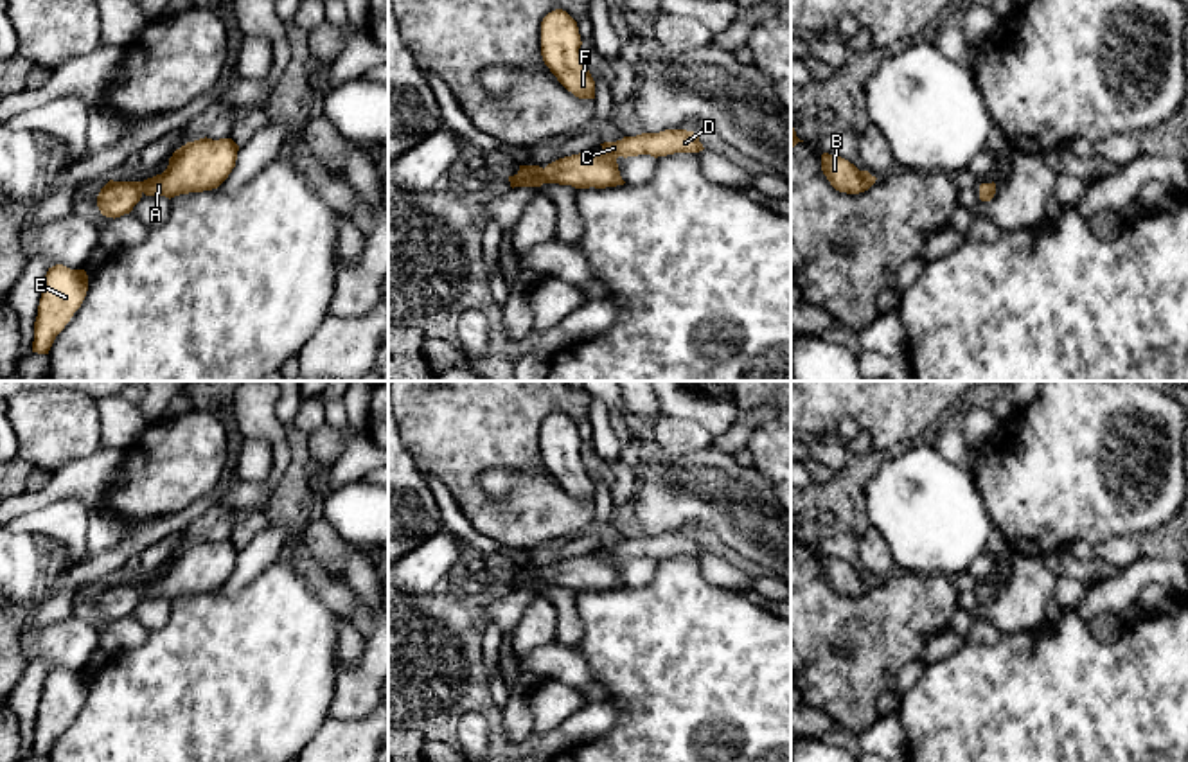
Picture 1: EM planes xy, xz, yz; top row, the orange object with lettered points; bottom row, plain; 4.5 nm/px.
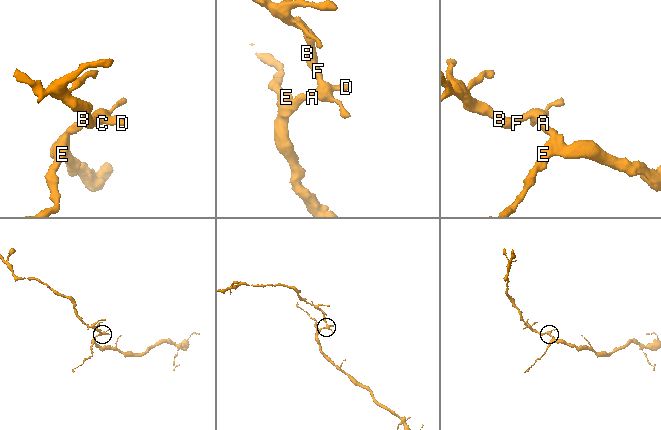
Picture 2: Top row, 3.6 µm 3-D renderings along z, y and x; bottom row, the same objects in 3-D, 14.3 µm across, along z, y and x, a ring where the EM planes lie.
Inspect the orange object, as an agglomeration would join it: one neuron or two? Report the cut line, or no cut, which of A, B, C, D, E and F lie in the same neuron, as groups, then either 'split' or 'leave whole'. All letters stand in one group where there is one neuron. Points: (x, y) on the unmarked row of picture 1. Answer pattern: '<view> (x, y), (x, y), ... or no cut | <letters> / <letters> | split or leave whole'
no cut | A B C D E F | leave whole

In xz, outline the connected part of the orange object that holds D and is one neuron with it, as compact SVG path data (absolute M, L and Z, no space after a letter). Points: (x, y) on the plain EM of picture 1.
M687 532L642 536L600 548L600 555L586 554L564 559L548 566L545 572L539 568L519 568L519 573L509 579L510 589L541 589L543 586L572 588L575 591L616 589L625 586L618 573L618 559L651 557L658 561L674 555L699 555L705 552L699 545L699 537Z

